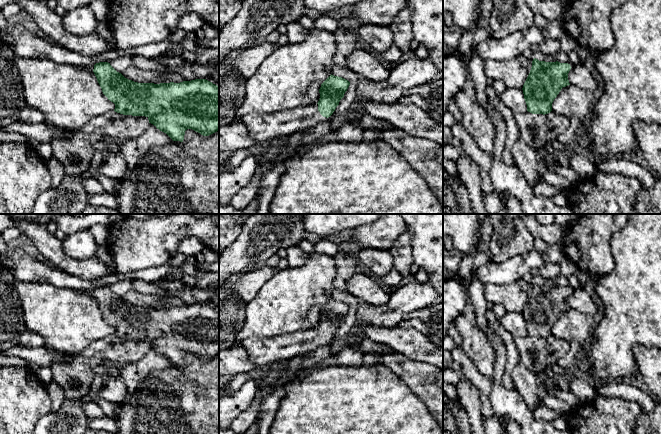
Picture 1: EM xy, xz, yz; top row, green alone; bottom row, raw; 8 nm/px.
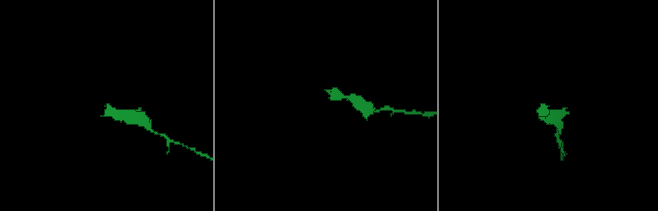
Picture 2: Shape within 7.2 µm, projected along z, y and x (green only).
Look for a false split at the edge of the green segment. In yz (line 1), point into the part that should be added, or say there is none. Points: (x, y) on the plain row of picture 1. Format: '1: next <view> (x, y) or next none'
1: next none

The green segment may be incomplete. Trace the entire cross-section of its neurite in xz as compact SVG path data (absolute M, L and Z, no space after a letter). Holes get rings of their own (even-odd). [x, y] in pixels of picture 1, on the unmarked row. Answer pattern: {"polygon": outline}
{"polygon": "M331 298L321 308L320 323L316 328L271 338L251 336L242 341L242 347L246 350L249 360L257 367L276 361L289 361L330 341L349 309L348 304Z"}

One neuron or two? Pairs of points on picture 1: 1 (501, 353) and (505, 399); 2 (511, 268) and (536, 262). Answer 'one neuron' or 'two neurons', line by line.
1: one neuron
2: one neuron

